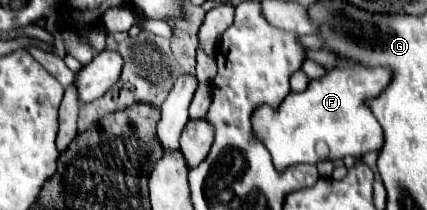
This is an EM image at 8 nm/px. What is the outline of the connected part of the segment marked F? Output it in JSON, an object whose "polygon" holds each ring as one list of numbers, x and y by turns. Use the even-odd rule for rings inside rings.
{"polygon":[[356,63,336,65,320,79,312,79,302,93,288,93,276,109,272,105,260,105,252,113,252,135,266,145,276,171,284,171,288,165,316,165,348,155,358,159,368,151,380,151,384,141,382,127,364,101,376,97,388,83,390,71,384,67,368,69]]}

